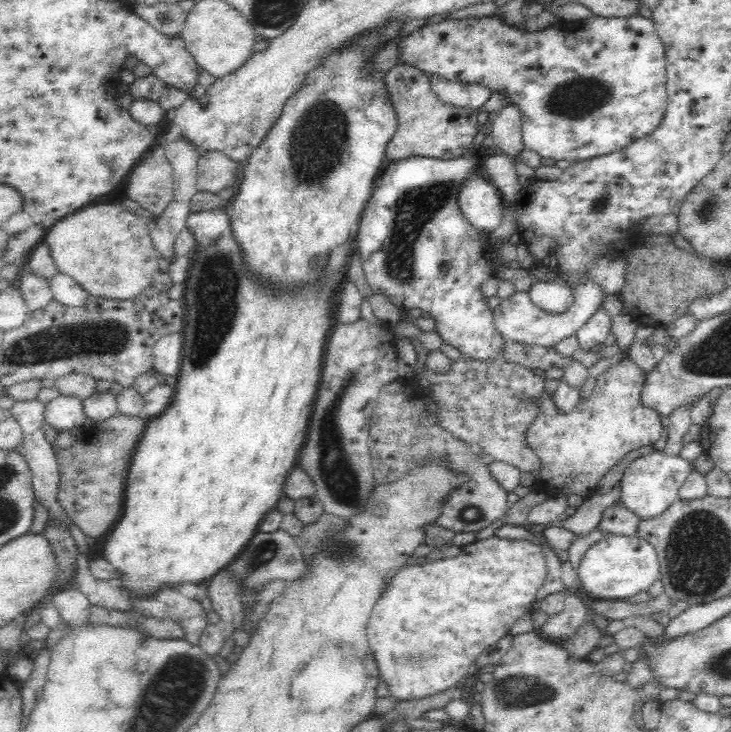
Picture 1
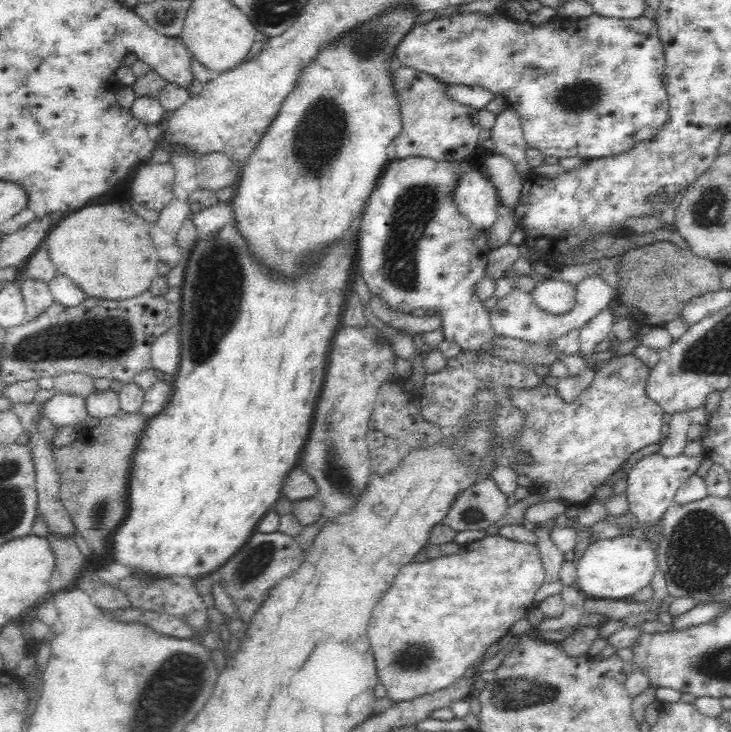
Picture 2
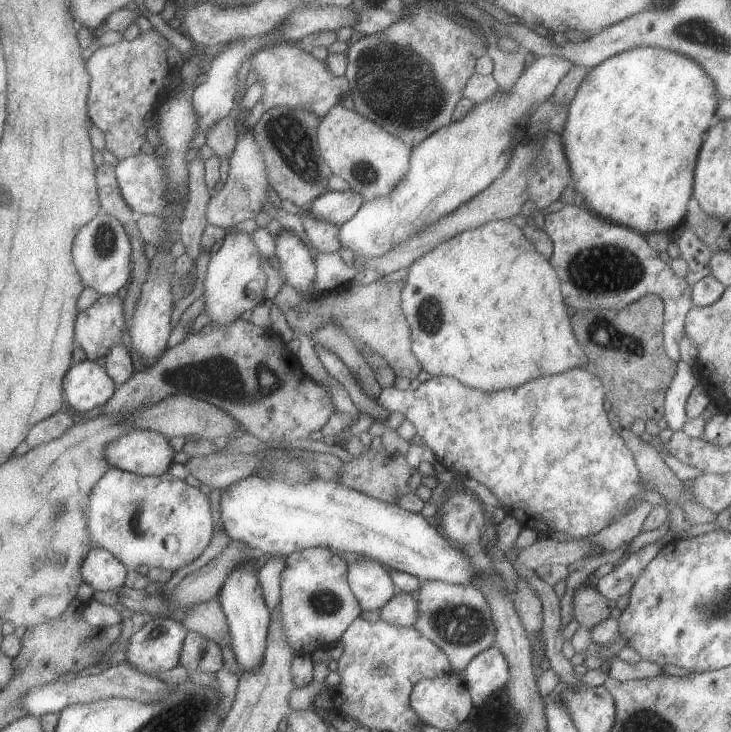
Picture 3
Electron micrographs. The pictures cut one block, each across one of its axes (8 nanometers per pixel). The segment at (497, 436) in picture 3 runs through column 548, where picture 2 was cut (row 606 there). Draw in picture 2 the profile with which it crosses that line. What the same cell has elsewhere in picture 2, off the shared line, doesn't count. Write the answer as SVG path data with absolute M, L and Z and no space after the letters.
M499 534L488 535L485 538L464 543L461 545L458 554L450 554L450 556L442 556L442 558L429 558L428 562L418 562L418 564L402 566L402 570L396 574L392 586L382 594L380 602L376 604L367 630L368 641L375 657L378 679L385 686L386 697L394 703L407 701L418 696L436 692L438 689L446 688L446 686L456 683L460 678L469 674L474 662L477 662L479 658L484 656L486 649L495 643L497 644L502 637L509 634L514 623L526 617L536 607L534 598L538 593L538 589L542 586L544 578L544 563L536 545L516 542Z

